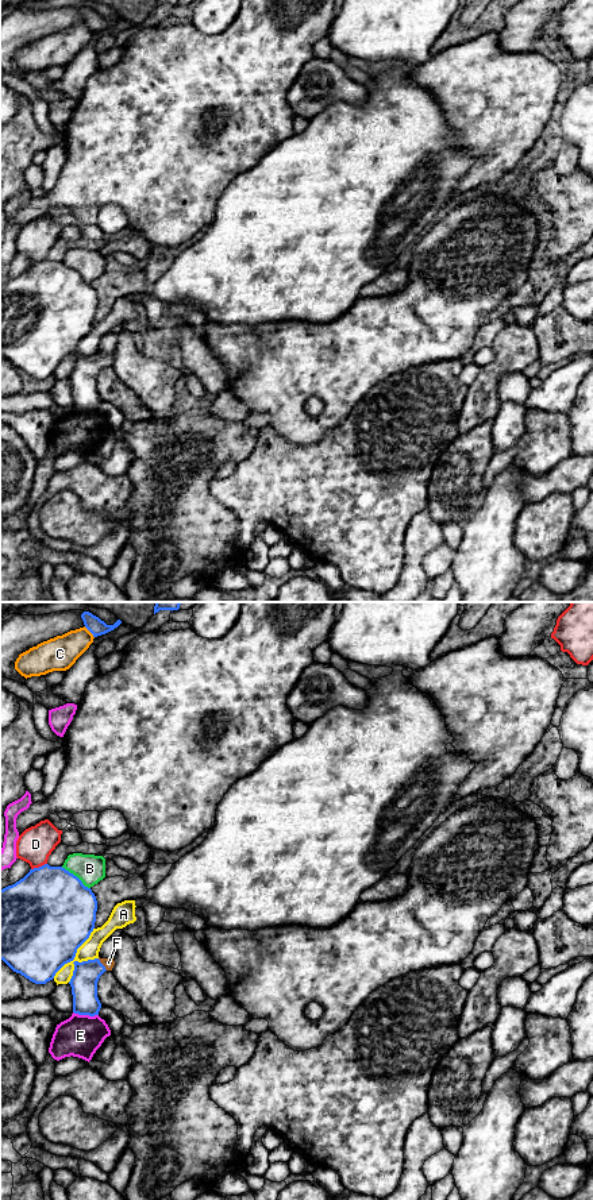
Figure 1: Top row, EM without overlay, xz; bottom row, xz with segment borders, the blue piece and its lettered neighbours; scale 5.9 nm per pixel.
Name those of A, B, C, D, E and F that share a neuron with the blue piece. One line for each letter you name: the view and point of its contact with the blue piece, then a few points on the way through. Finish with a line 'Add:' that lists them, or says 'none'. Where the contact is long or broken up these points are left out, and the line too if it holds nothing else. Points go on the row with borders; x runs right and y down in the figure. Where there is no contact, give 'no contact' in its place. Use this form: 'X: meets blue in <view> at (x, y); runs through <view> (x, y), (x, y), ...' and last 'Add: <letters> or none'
F: meets blue in xz at (101, 964); runs through xz (84, 982), (101, 964), (108, 963)
Add: F

